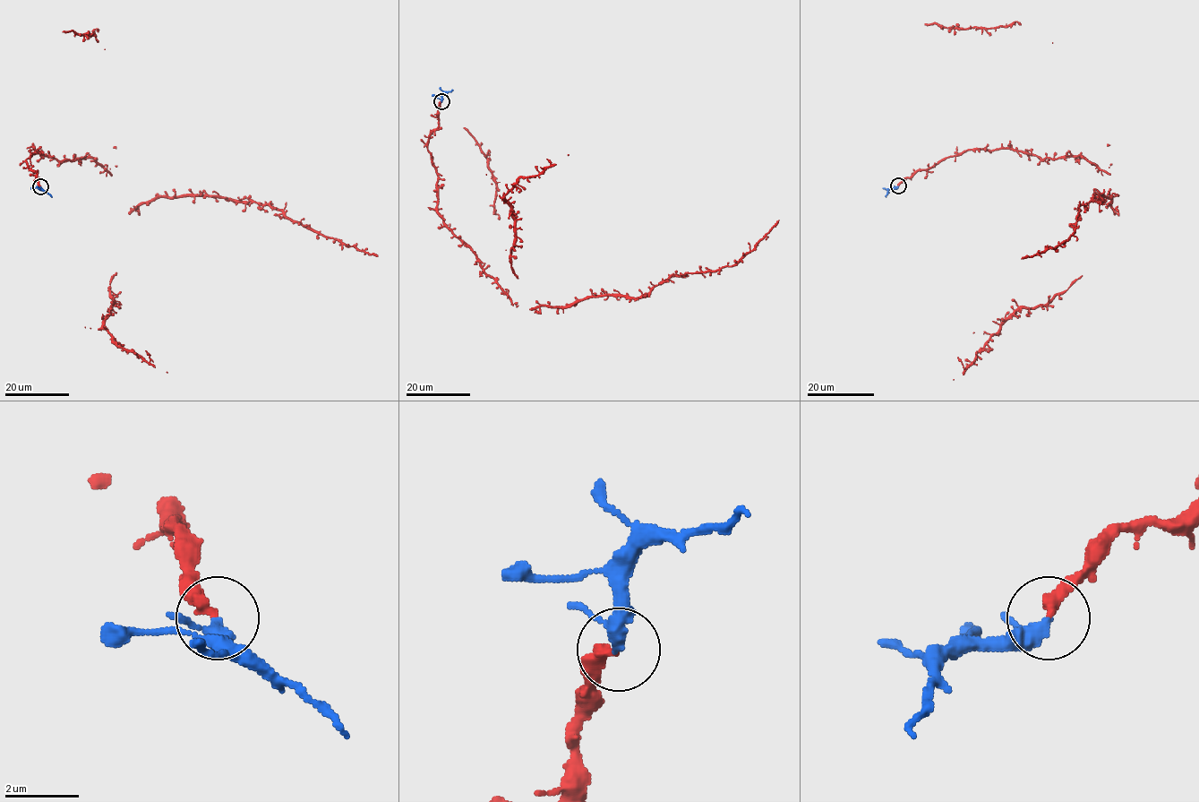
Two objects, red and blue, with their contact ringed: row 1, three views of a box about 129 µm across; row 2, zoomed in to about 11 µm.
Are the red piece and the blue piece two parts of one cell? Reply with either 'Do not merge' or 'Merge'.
Merge

